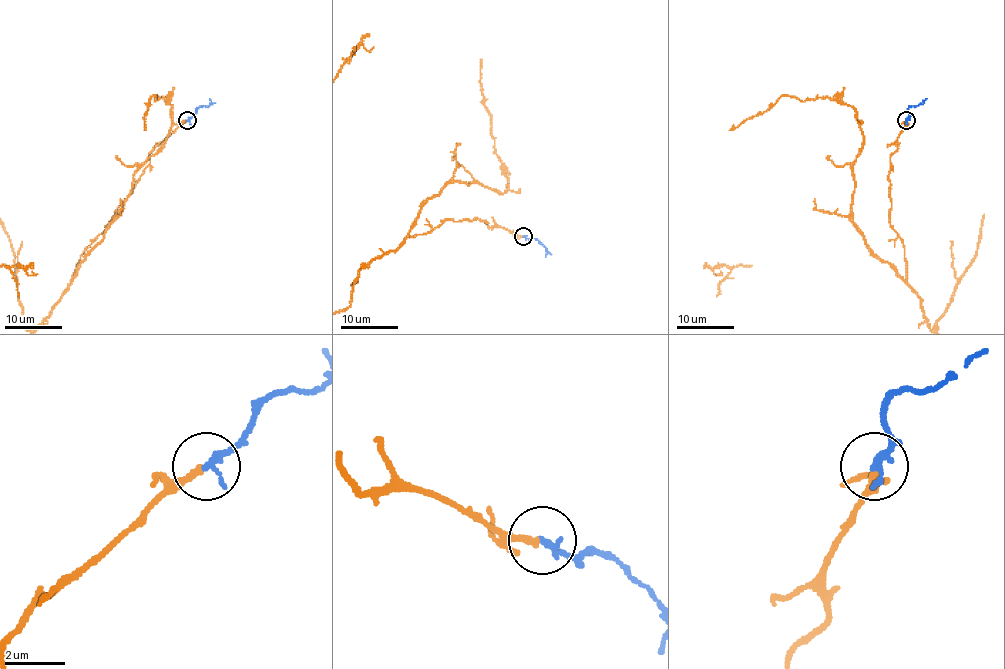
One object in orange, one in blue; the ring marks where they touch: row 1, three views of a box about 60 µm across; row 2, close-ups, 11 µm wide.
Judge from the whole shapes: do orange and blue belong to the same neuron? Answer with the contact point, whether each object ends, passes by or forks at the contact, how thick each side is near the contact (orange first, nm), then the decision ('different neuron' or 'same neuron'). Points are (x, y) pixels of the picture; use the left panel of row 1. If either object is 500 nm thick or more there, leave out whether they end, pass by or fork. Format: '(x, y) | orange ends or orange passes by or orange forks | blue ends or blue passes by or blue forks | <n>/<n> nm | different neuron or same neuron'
(187, 120) | orange ends | blue ends | 200/260 nm | different neuron

